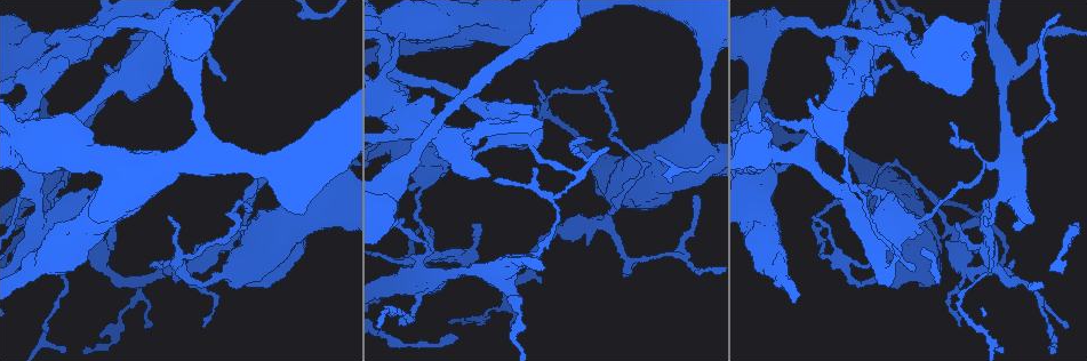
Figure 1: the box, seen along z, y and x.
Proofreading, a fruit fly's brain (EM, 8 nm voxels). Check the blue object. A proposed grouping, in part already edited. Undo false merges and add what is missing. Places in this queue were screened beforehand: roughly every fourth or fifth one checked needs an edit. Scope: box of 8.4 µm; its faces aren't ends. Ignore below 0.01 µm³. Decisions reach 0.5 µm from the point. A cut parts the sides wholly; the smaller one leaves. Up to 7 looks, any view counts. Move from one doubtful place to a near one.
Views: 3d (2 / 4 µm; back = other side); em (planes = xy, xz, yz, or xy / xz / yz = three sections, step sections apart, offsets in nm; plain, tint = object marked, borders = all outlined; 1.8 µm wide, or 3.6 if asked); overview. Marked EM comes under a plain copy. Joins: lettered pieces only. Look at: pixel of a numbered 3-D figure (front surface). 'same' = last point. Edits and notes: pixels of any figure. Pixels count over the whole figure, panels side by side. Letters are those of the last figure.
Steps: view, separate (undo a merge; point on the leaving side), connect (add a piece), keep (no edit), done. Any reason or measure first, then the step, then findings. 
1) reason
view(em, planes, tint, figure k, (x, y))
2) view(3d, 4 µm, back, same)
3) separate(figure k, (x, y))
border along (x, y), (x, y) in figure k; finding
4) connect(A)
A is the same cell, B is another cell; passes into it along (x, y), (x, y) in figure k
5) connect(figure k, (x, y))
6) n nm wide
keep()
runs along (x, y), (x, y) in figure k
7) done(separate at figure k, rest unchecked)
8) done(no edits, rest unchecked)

thick turns thin
view(3d, 4 µm, figure 1, (40, 80))

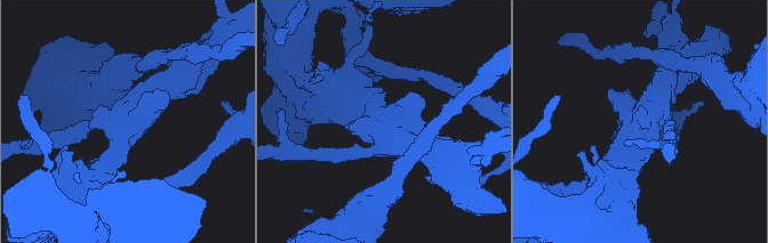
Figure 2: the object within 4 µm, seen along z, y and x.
view(em, yz, step 16, borders, figure 2, (379, 127))

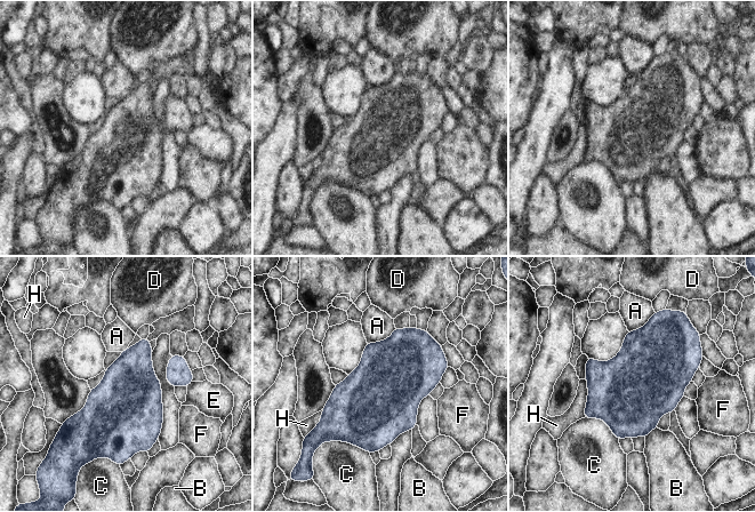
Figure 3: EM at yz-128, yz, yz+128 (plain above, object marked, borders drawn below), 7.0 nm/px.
460 nm wide; C touches over 320 nm
keep()
A, B, C, D, E, F and H are other cells; continuous, no second cell

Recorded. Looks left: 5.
abrupt turn
view(3d, 2 µm, figure 1, (177, 265))

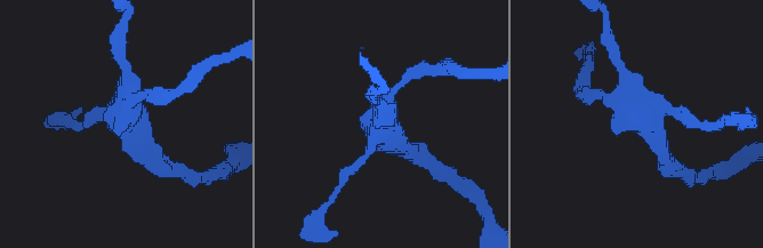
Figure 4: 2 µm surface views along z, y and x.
view(em, xz, step 4, tint, figure 4, (382, 132))

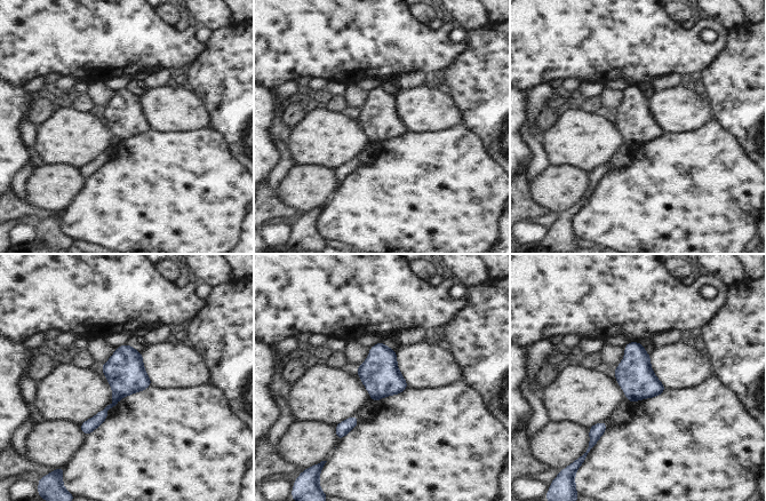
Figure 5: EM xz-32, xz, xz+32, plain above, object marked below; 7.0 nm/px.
another direction
view(em, planes, borders, same)

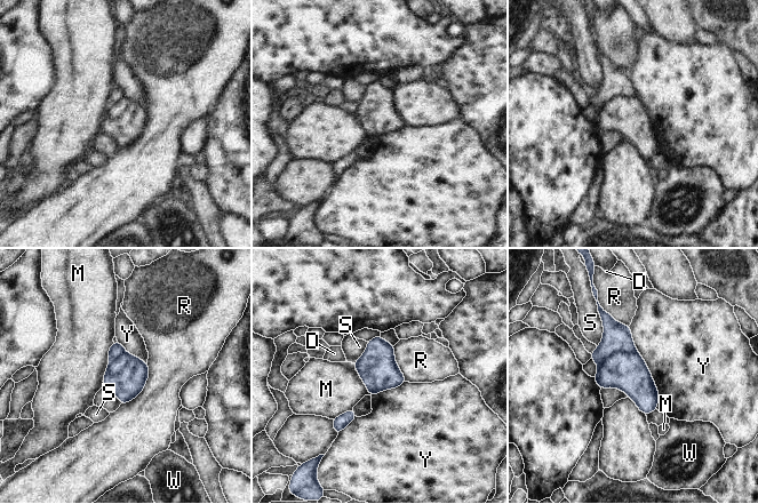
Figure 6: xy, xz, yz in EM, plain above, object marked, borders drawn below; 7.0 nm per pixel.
separate(figure 6, (616, 337))
D, M, R, S, W and Y are other cells; border along (636, 352), (616, 351), (598, 364) in figure 6; two cells meet here

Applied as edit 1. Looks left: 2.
done(separate at figure 6, rest unchecked)

